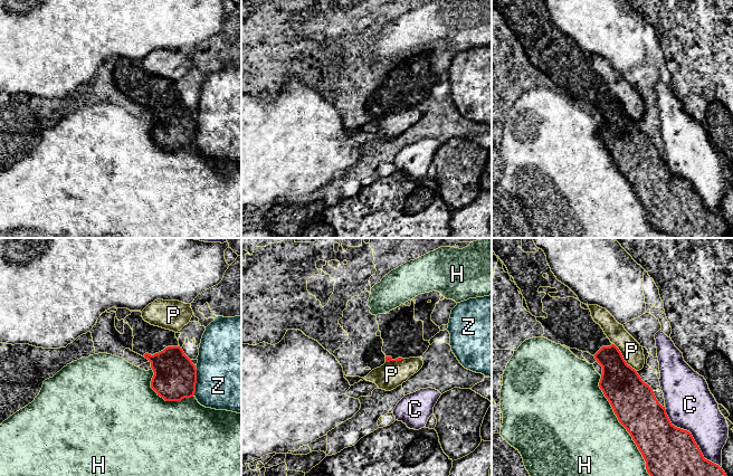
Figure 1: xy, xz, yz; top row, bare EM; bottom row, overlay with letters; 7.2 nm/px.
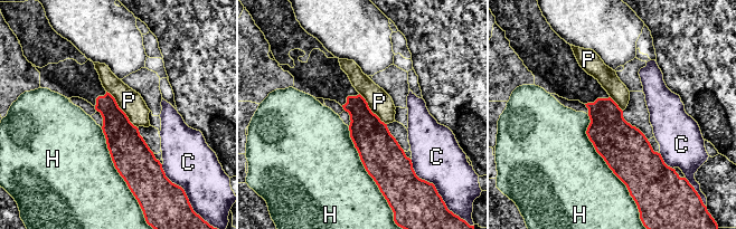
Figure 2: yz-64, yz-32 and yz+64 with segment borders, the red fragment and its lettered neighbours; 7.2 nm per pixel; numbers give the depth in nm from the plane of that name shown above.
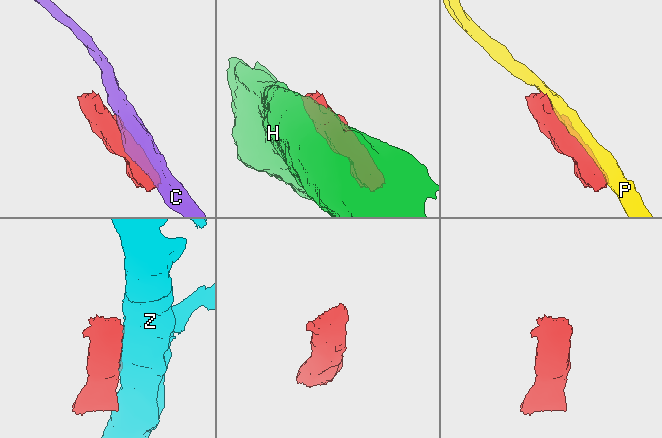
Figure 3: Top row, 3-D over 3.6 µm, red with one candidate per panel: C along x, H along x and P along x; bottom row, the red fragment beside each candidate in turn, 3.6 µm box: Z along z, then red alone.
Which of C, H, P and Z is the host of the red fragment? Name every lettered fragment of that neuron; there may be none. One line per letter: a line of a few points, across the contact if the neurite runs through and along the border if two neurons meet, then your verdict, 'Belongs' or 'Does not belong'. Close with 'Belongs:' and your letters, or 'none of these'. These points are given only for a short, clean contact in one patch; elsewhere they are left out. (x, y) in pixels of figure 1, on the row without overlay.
C: Does not belong
H: Does not belong
P: Does not belong
Z: Does not belong
Belongs: none of these

